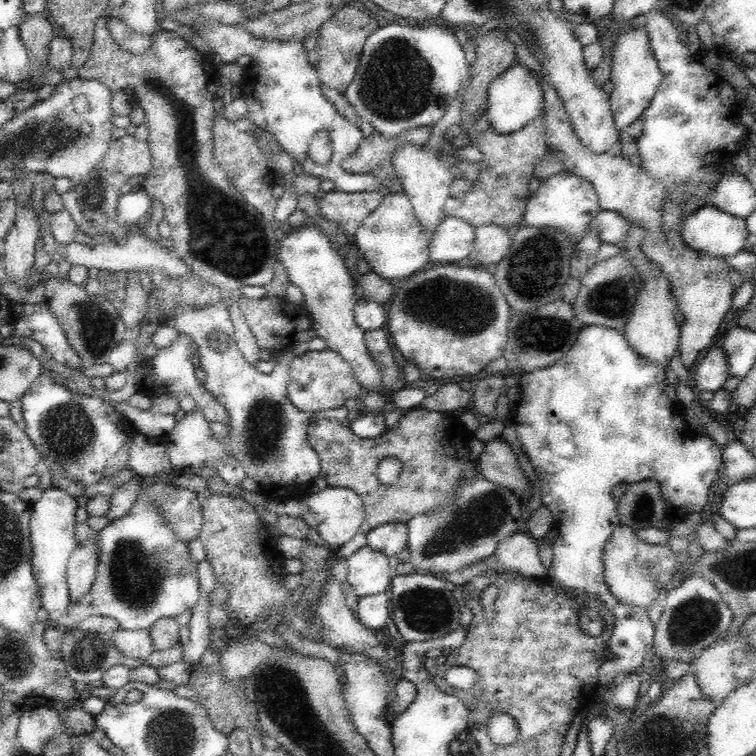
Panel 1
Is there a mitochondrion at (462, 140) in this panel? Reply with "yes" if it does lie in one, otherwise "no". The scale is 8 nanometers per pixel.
no

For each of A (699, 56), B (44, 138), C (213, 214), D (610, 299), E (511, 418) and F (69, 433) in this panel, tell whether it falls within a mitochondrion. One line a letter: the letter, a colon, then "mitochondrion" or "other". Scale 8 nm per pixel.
A: other
B: mitochondrion
C: mitochondrion
D: mitochondrion
E: other
F: mitochondrion

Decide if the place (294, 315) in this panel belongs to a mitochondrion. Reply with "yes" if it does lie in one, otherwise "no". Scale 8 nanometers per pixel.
no

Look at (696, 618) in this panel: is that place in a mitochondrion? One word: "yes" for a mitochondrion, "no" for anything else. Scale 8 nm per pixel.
yes

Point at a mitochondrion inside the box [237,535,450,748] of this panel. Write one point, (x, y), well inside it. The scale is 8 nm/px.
(263, 684)

